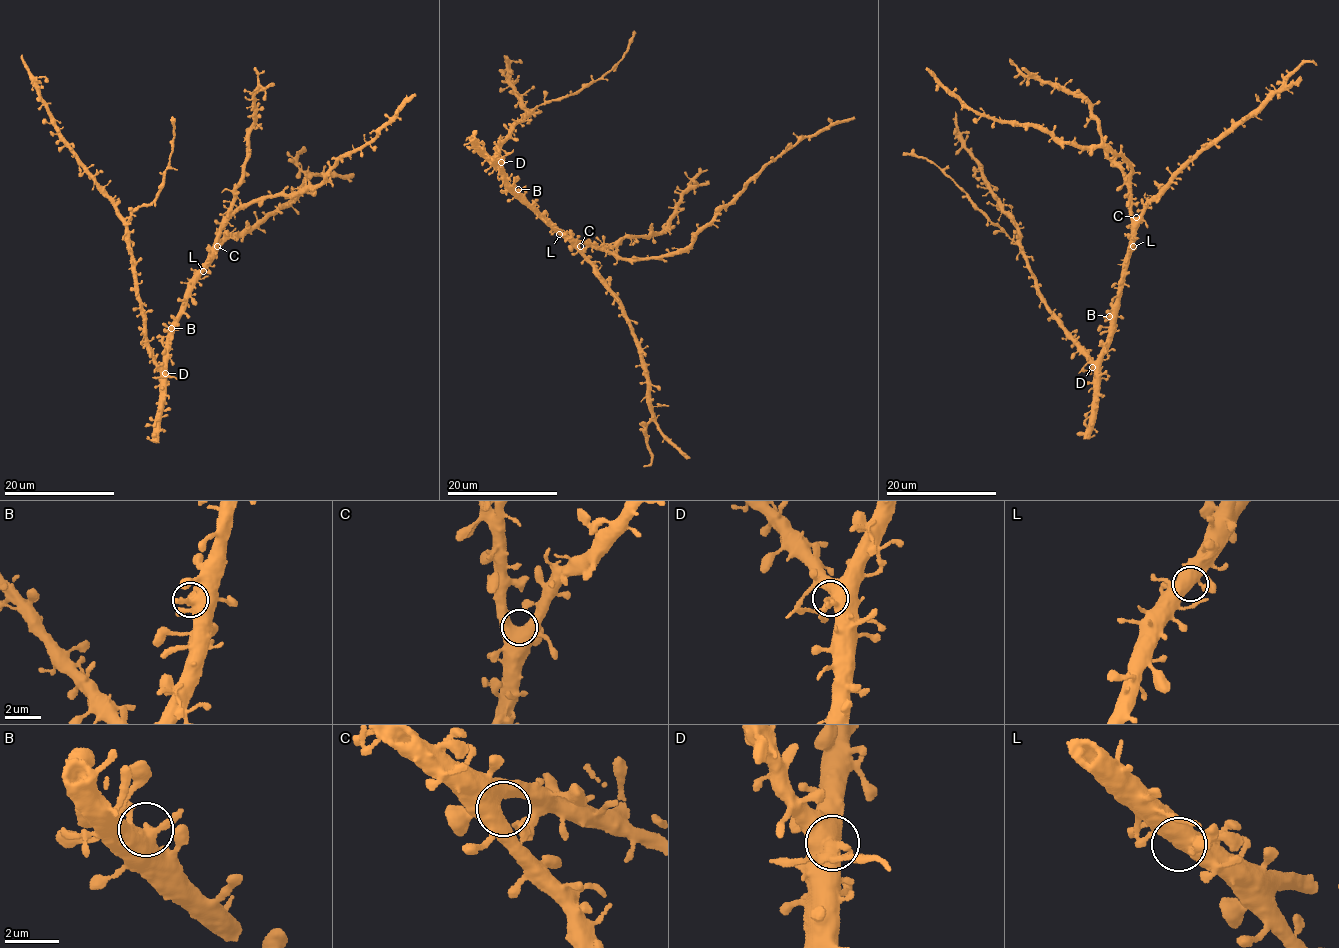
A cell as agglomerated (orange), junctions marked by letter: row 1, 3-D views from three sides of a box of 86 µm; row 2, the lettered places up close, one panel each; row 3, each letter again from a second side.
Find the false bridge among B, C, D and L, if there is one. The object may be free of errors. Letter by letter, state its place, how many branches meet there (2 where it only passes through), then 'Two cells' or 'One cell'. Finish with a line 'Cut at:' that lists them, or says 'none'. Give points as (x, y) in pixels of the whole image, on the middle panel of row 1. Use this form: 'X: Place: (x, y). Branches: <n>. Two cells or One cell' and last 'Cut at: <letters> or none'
B: Place: (518, 189). Branches: 3. One cell
C: Place: (580, 246). Branches: 4. One cell
D: Place: (501, 162). Branches: 4. Two cells
L: Place: (559, 234). Branches: 4. One cell
Cut at: D

